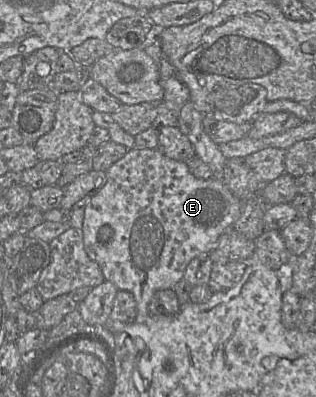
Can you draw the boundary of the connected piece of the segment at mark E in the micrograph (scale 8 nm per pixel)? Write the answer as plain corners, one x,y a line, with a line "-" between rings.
158,148
129,149
121,159
106,170
106,177
103,187
84,206
82,224
84,248
89,258
99,264
105,280
114,283
119,290
126,290
133,294
137,304
134,320
136,322
144,322
150,315
149,304
153,295
158,290
173,288
178,281
184,278
185,269
191,260
199,255
208,255
215,248
223,234
232,228
235,221
239,218
243,201
230,191
222,179
216,177
198,179
191,174
187,163
165,156

